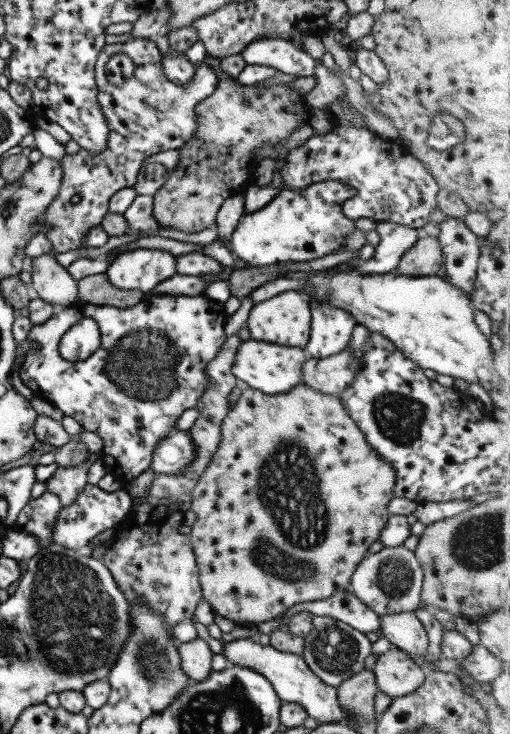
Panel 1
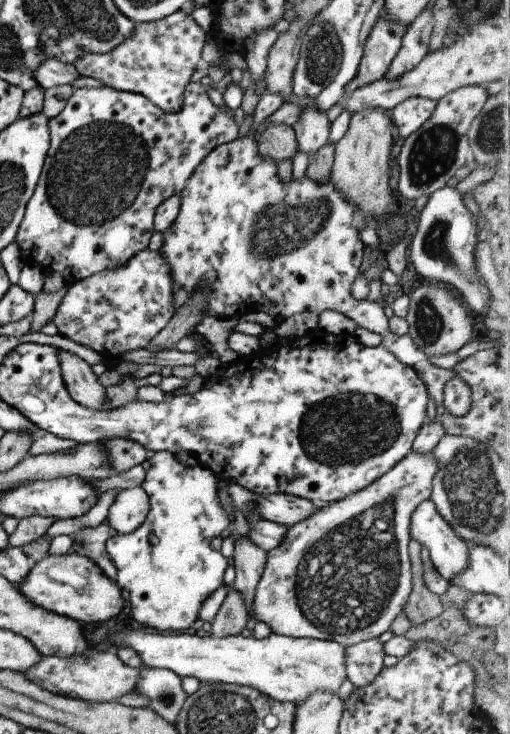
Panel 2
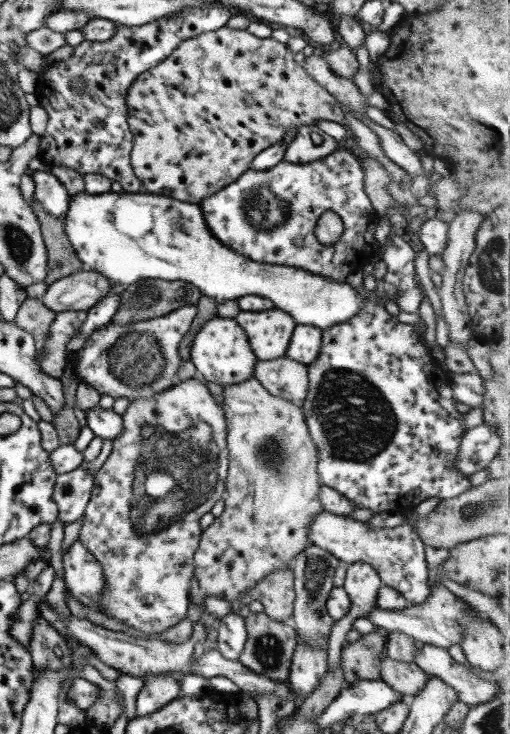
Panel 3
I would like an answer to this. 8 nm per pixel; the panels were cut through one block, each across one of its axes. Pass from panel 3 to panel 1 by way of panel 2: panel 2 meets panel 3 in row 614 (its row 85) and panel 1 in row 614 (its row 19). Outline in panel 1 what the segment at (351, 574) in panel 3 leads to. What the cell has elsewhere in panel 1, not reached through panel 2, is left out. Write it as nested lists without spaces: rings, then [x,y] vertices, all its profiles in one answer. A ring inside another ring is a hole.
[[[400,545],[384,547],[379,552],[368,553],[358,564],[350,586],[352,592],[378,615],[391,615],[404,611],[414,611],[421,606],[423,574],[415,551]]]

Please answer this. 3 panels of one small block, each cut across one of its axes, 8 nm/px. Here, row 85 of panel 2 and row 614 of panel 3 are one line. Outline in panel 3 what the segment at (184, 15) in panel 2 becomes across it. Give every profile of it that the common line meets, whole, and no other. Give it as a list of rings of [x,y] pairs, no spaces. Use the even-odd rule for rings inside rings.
[[[196,375],[196,377],[191,377],[186,381],[177,382],[172,386],[172,389],[156,395],[155,398],[139,399],[131,403],[121,418],[124,420],[123,432],[113,441],[112,453],[94,476],[92,496],[83,514],[78,540],[88,548],[88,551],[94,554],[96,560],[102,566],[106,587],[104,587],[104,591],[100,595],[100,606],[104,606],[106,614],[110,618],[118,620],[120,624],[128,626],[128,628],[134,628],[134,630],[138,630],[142,634],[160,634],[160,632],[166,632],[168,628],[176,626],[180,620],[187,618],[188,606],[191,604],[190,582],[192,582],[192,573],[195,569],[193,556],[196,554],[203,532],[200,527],[200,518],[206,512],[210,512],[210,509],[218,499],[225,496],[226,477],[229,470],[225,411],[221,404],[216,403],[216,399],[213,398],[204,380],[199,375]]]

